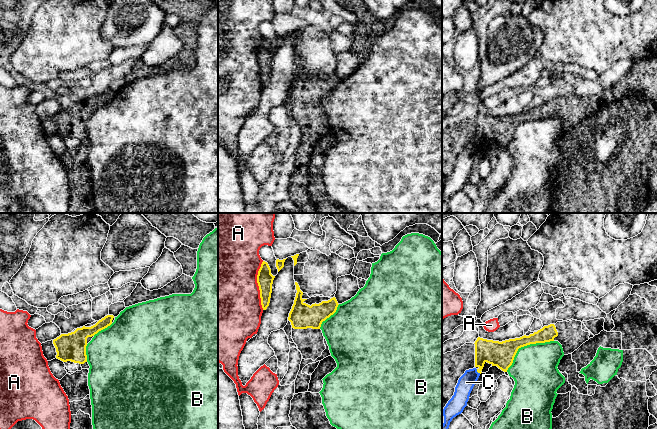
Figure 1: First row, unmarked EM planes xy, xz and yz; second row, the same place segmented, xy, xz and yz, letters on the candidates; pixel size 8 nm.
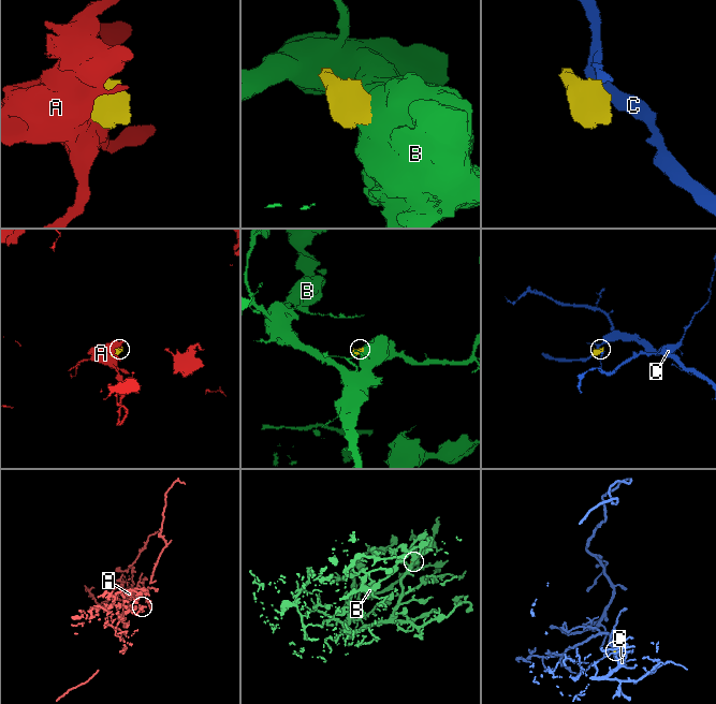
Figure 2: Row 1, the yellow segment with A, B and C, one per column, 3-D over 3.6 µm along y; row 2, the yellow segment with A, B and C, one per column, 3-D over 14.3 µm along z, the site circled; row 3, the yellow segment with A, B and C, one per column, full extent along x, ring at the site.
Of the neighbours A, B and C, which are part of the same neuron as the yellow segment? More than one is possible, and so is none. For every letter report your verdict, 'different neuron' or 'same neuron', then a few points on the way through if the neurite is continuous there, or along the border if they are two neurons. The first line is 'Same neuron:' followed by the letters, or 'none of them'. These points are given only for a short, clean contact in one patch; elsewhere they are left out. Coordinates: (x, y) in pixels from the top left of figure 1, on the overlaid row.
Same neuron: none of them
A: different neuron
B: different neuron
C: different neuron | along yz (476, 369), (480, 373)

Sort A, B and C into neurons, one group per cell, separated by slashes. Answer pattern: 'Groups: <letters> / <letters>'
Groups: A / B / C

